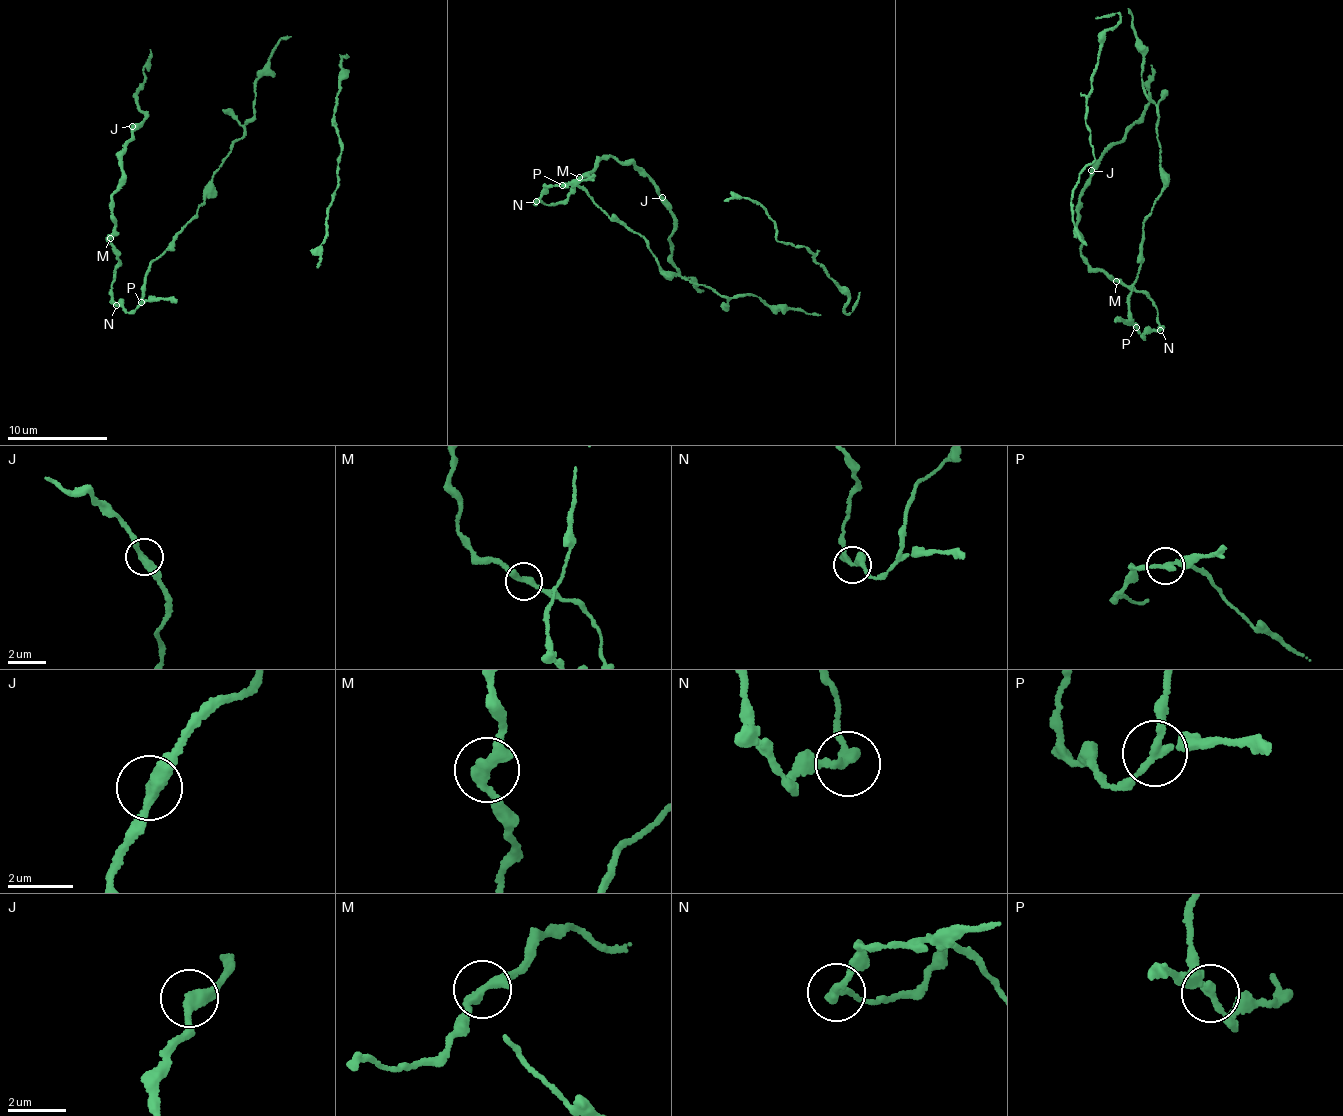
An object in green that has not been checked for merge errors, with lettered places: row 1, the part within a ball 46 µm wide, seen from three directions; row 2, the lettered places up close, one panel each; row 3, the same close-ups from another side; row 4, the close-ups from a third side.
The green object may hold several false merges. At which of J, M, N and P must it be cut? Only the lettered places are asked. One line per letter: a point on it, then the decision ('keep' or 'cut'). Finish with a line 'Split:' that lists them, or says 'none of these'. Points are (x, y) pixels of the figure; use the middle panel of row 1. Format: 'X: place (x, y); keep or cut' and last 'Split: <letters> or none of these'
J: place (662, 197); keep
M: place (579, 177); keep
N: place (536, 201); keep
P: place (562, 185); cut
Split: P

